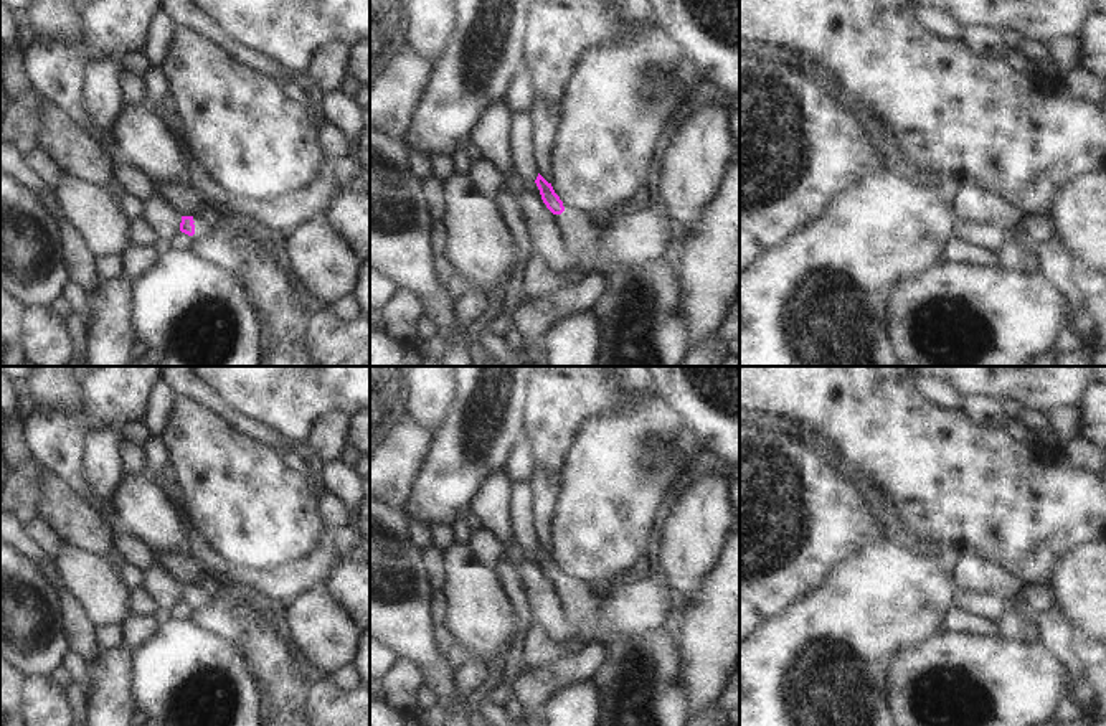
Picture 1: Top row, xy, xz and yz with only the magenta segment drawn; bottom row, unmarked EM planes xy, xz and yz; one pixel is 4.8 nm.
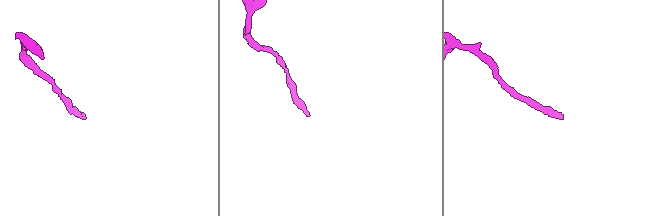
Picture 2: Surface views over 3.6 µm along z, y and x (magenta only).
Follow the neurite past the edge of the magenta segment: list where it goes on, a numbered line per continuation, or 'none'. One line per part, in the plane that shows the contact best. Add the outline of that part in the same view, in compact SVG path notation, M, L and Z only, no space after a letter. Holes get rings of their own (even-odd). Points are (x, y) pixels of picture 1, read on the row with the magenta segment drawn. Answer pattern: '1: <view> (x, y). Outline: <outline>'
1: xz (578, 230). Outline: M565 208L561 214L553 214L553 219L570 257L591 259L594 256L599 214Z

